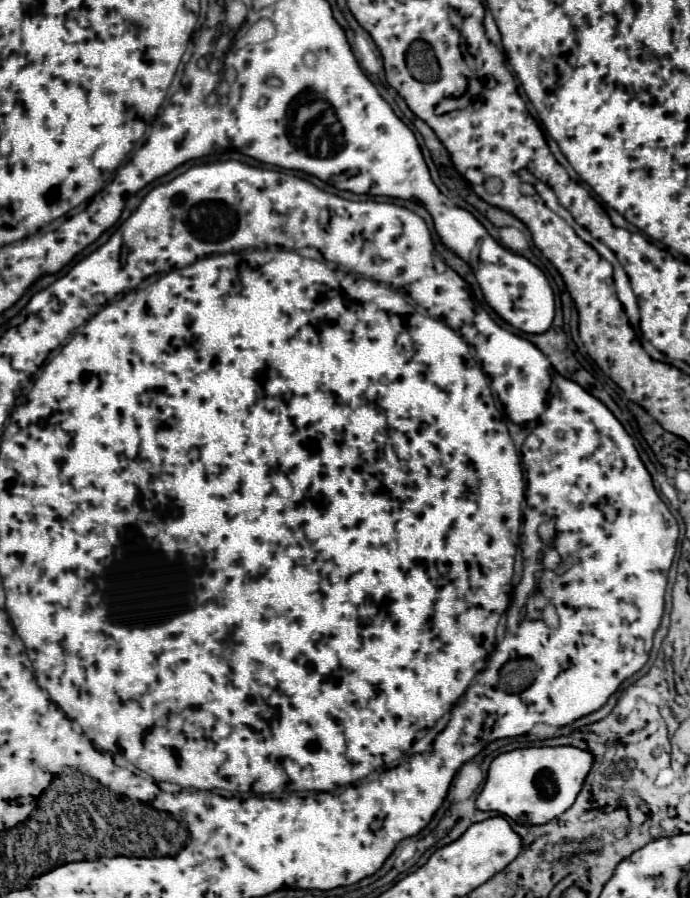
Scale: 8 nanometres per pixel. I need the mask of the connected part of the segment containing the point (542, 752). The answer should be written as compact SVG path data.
M572 745L526 747L498 755L488 769L488 779L476 799L482 811L498 811L522 825L542 825L562 815L582 789L594 763L590 751Z

